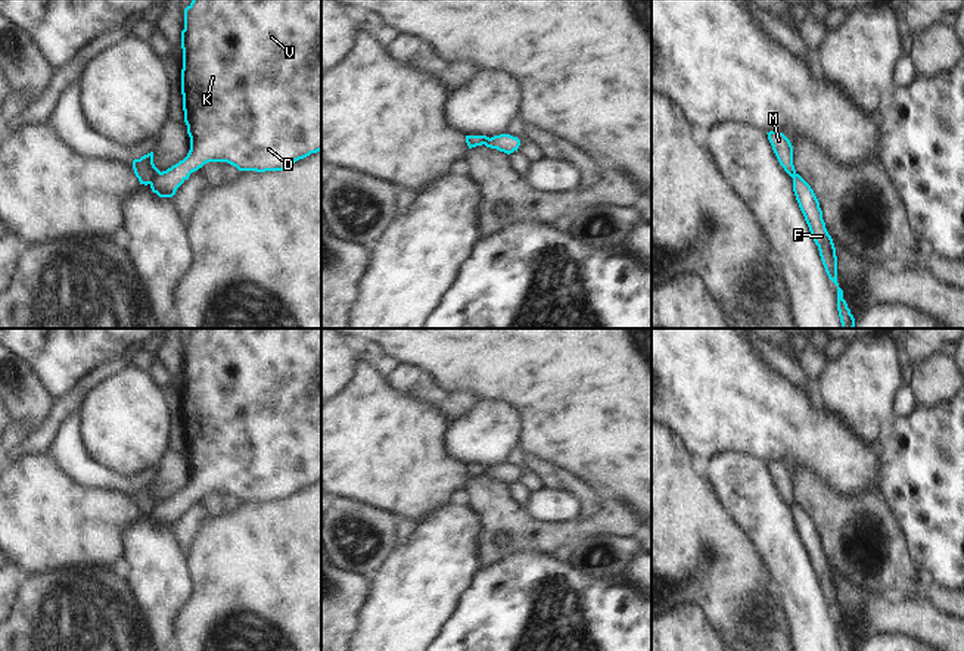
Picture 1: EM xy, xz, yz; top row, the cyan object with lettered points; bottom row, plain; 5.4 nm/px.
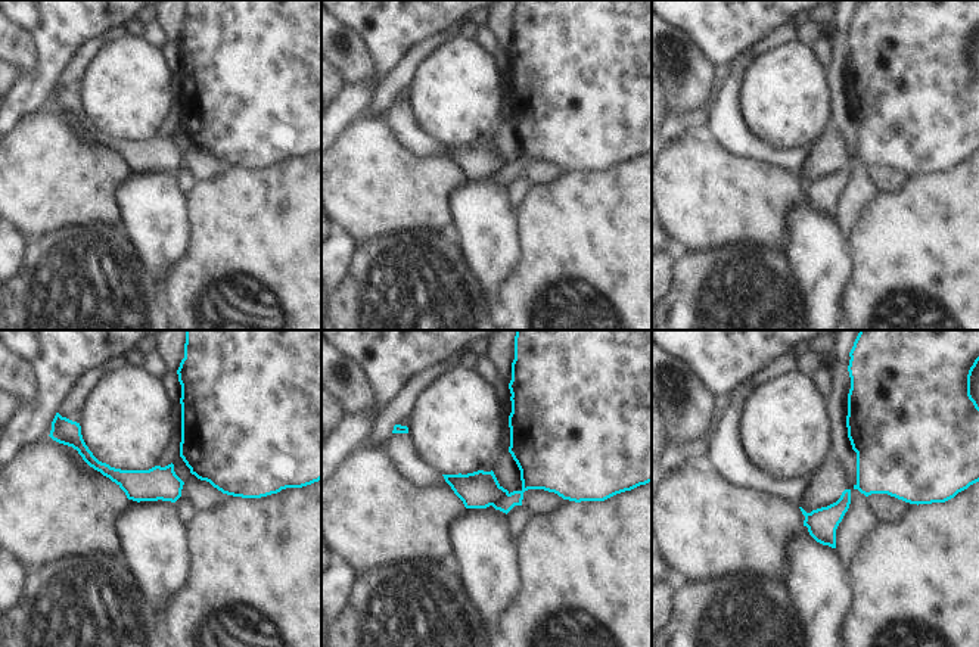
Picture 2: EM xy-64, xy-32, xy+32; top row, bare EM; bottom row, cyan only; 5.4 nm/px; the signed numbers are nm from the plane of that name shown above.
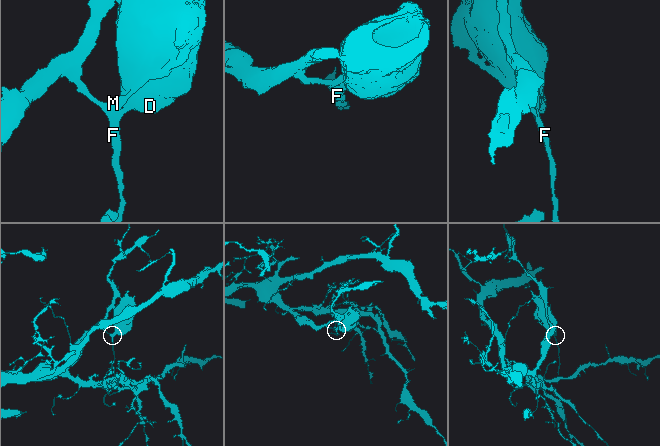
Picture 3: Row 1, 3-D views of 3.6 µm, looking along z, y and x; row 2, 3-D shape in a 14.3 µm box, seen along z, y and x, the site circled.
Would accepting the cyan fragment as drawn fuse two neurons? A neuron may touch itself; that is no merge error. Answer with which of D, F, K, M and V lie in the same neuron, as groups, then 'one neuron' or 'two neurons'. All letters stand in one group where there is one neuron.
D F K V / M | two neurons

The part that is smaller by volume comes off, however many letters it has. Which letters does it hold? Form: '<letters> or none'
D, F, K, V

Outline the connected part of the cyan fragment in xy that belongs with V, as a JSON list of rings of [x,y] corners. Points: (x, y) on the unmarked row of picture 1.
[[[193,328],[184,339],[181,379],[181,424],[190,480],[183,490],[150,511],[152,521],[159,527],[172,527],[190,504],[208,492],[227,492],[239,501],[283,501],[296,490],[321,480],[321,328]]]

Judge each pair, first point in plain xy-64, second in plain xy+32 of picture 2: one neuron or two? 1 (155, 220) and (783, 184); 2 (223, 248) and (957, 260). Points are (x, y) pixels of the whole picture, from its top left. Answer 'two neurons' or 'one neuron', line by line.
1: two neurons
2: one neuron

